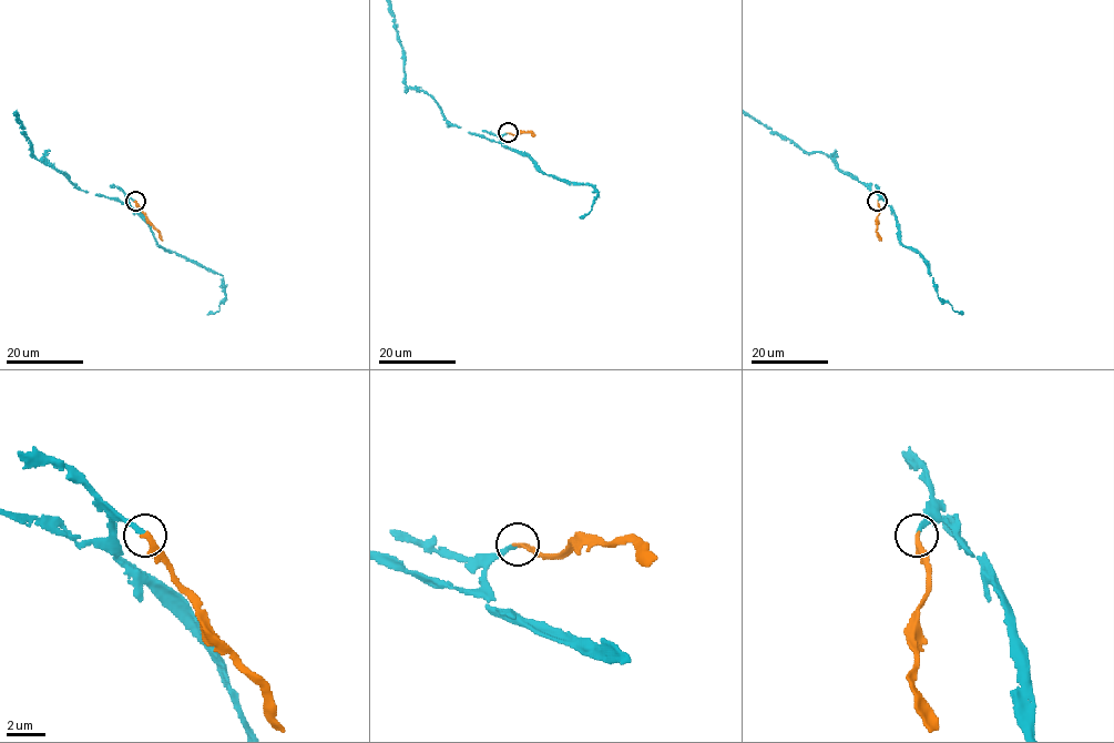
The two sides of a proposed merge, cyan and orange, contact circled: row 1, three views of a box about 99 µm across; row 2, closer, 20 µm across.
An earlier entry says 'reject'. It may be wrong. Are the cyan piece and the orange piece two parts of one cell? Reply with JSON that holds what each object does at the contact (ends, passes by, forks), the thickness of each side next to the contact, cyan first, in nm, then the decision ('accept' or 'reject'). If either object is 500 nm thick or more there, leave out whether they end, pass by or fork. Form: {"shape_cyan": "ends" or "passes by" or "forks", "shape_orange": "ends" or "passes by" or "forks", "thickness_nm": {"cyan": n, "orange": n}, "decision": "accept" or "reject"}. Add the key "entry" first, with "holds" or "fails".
{"entry": "fails", "shape_cyan": "ends", "shape_orange": "ends", "thickness_nm": {"cyan": 200, "orange": 280}, "decision": "accept"}

